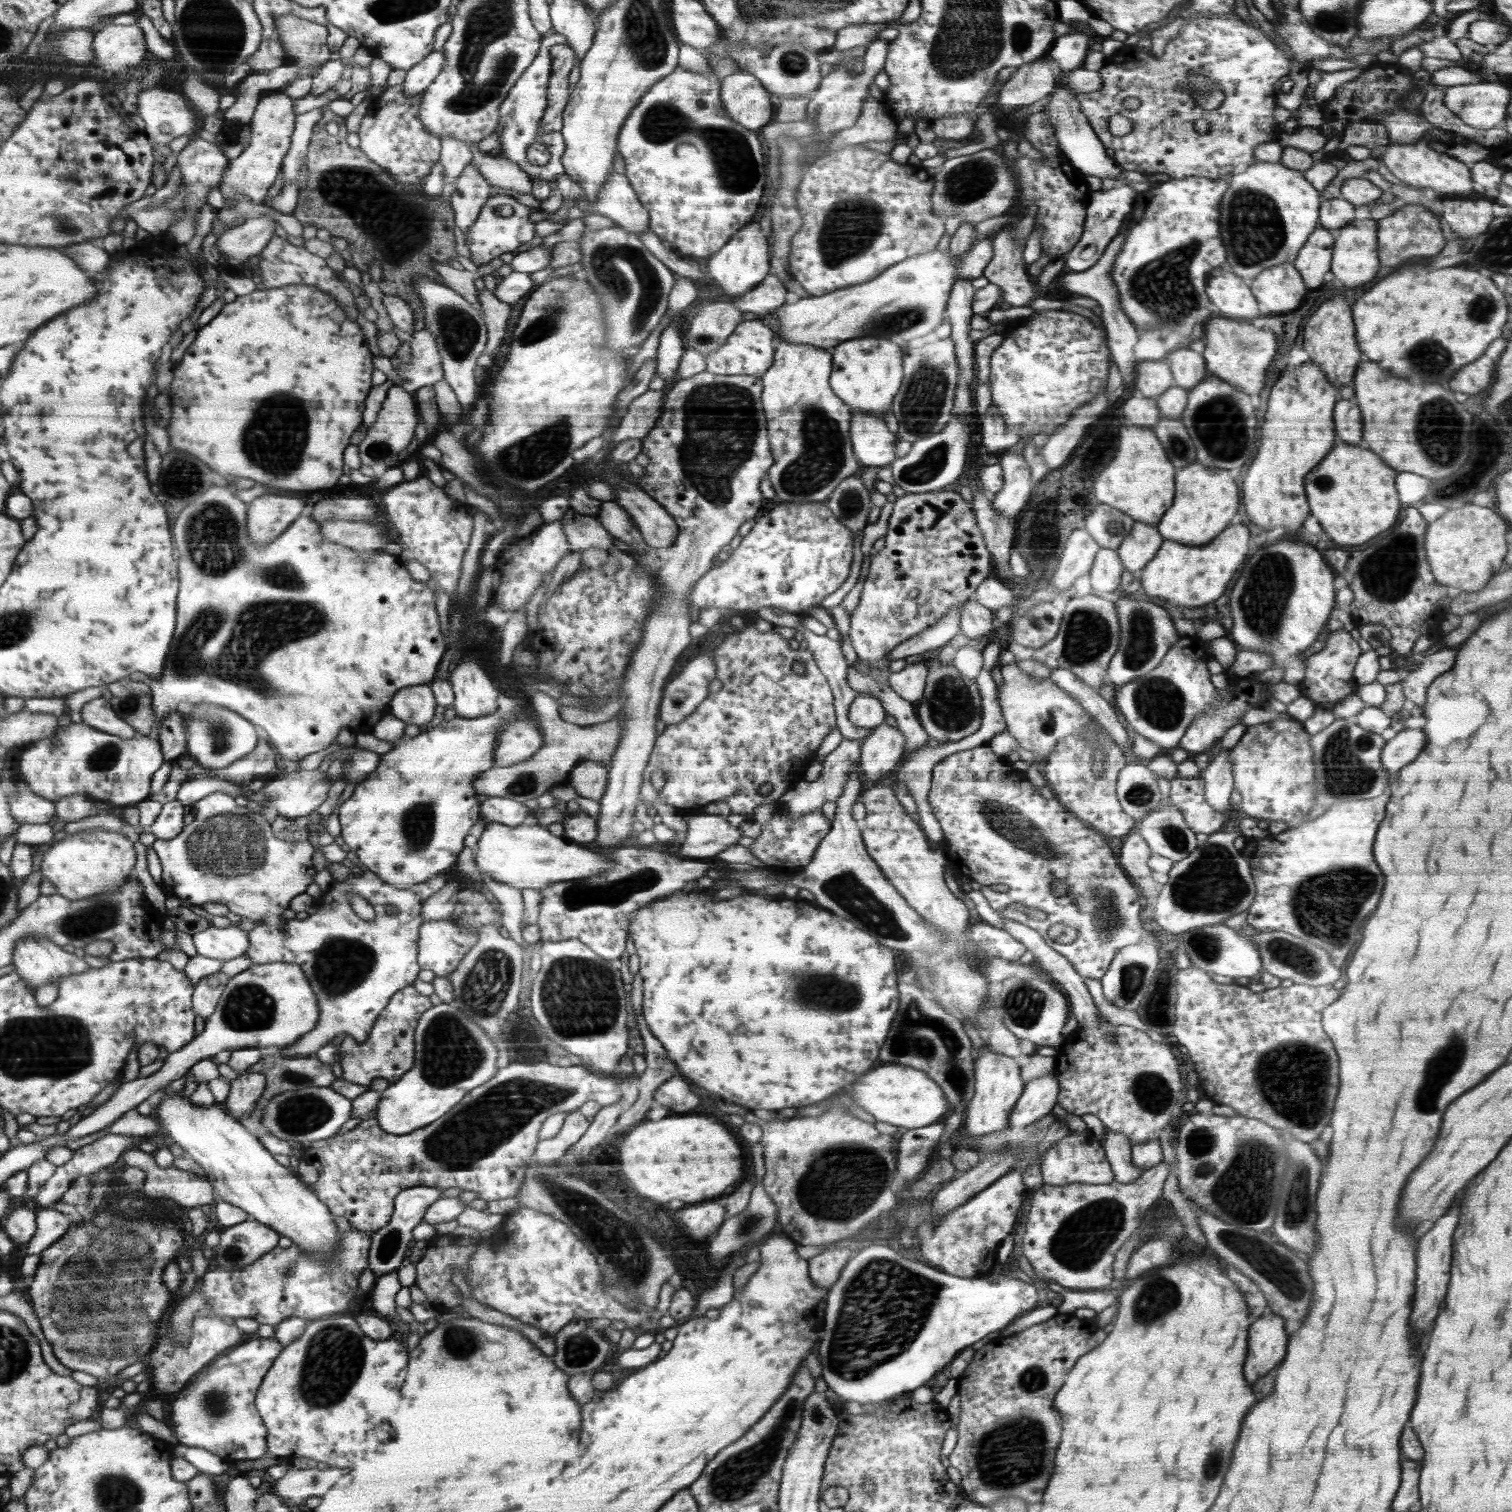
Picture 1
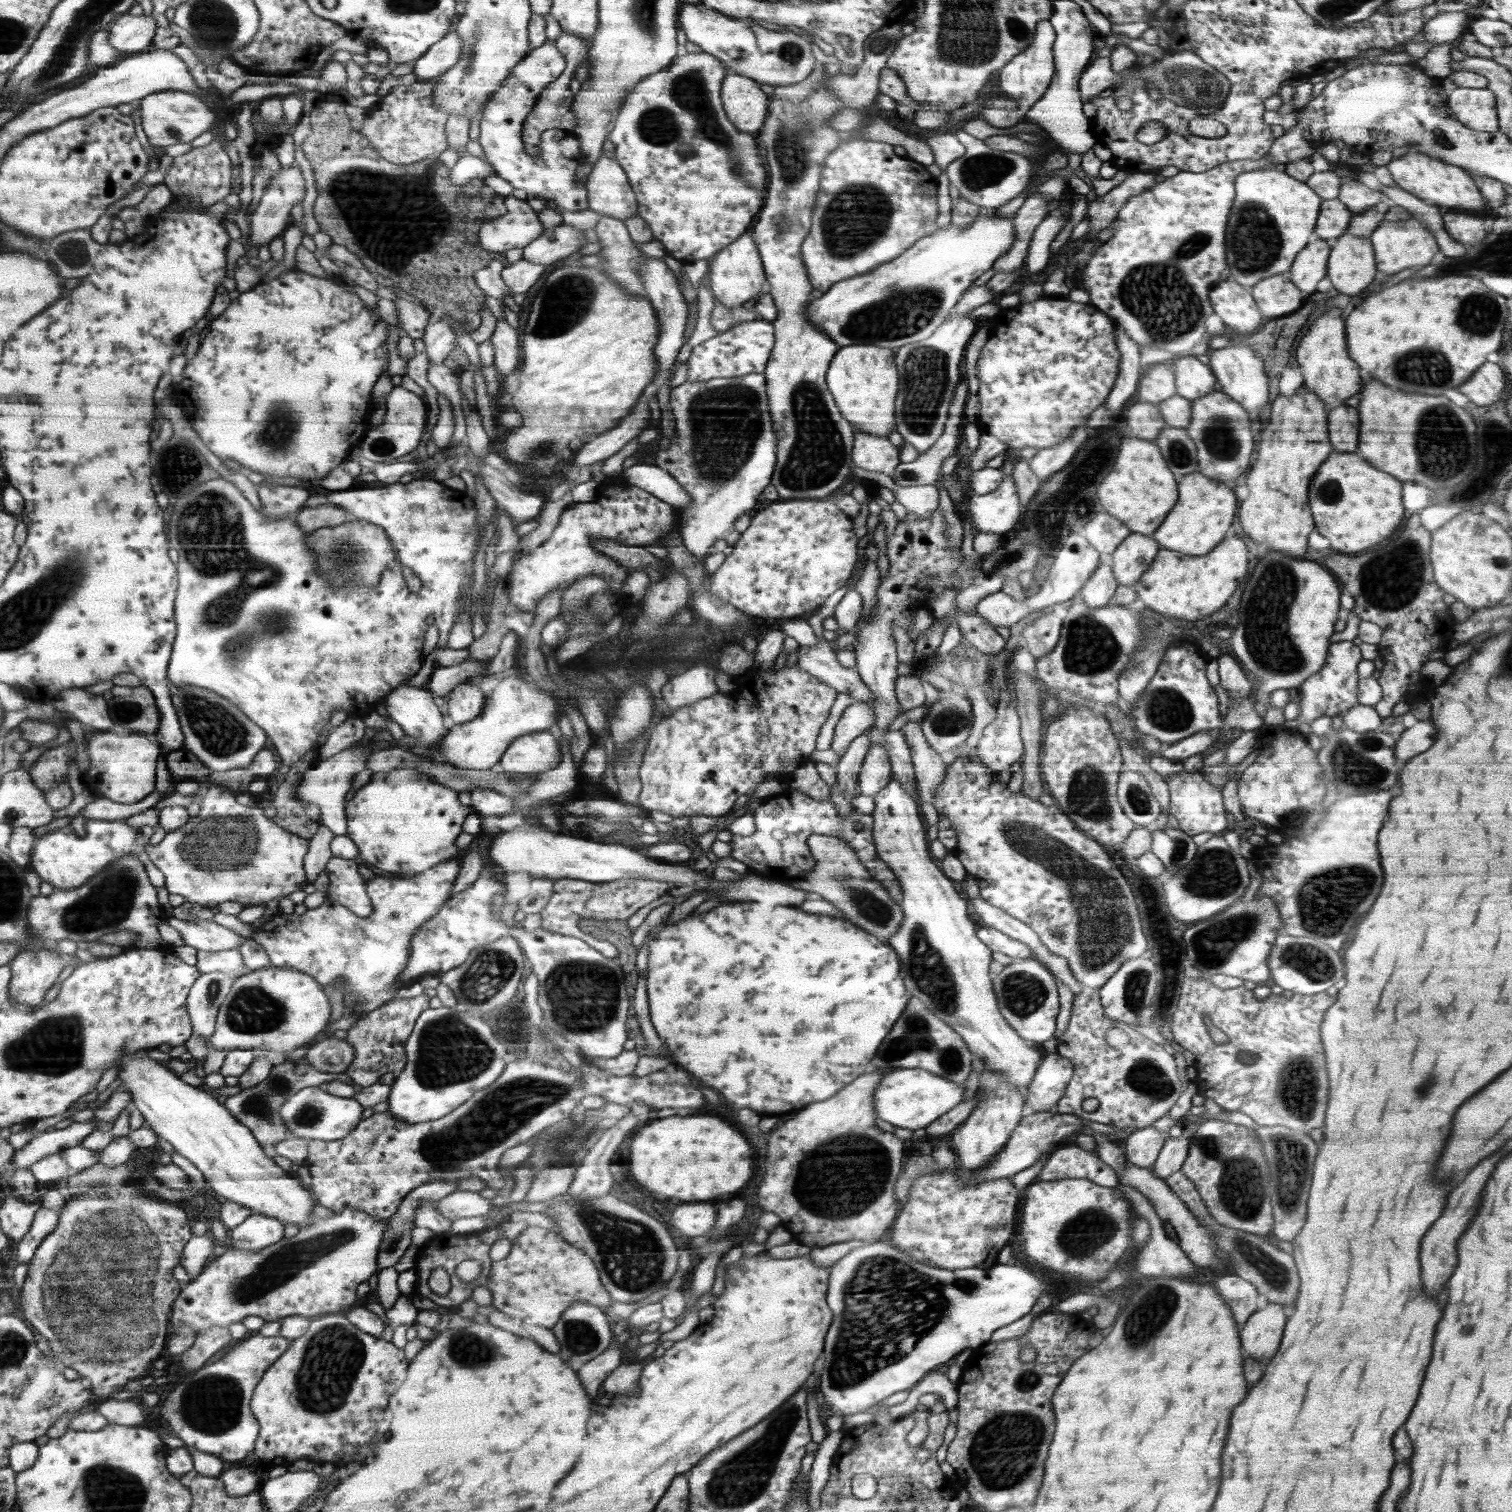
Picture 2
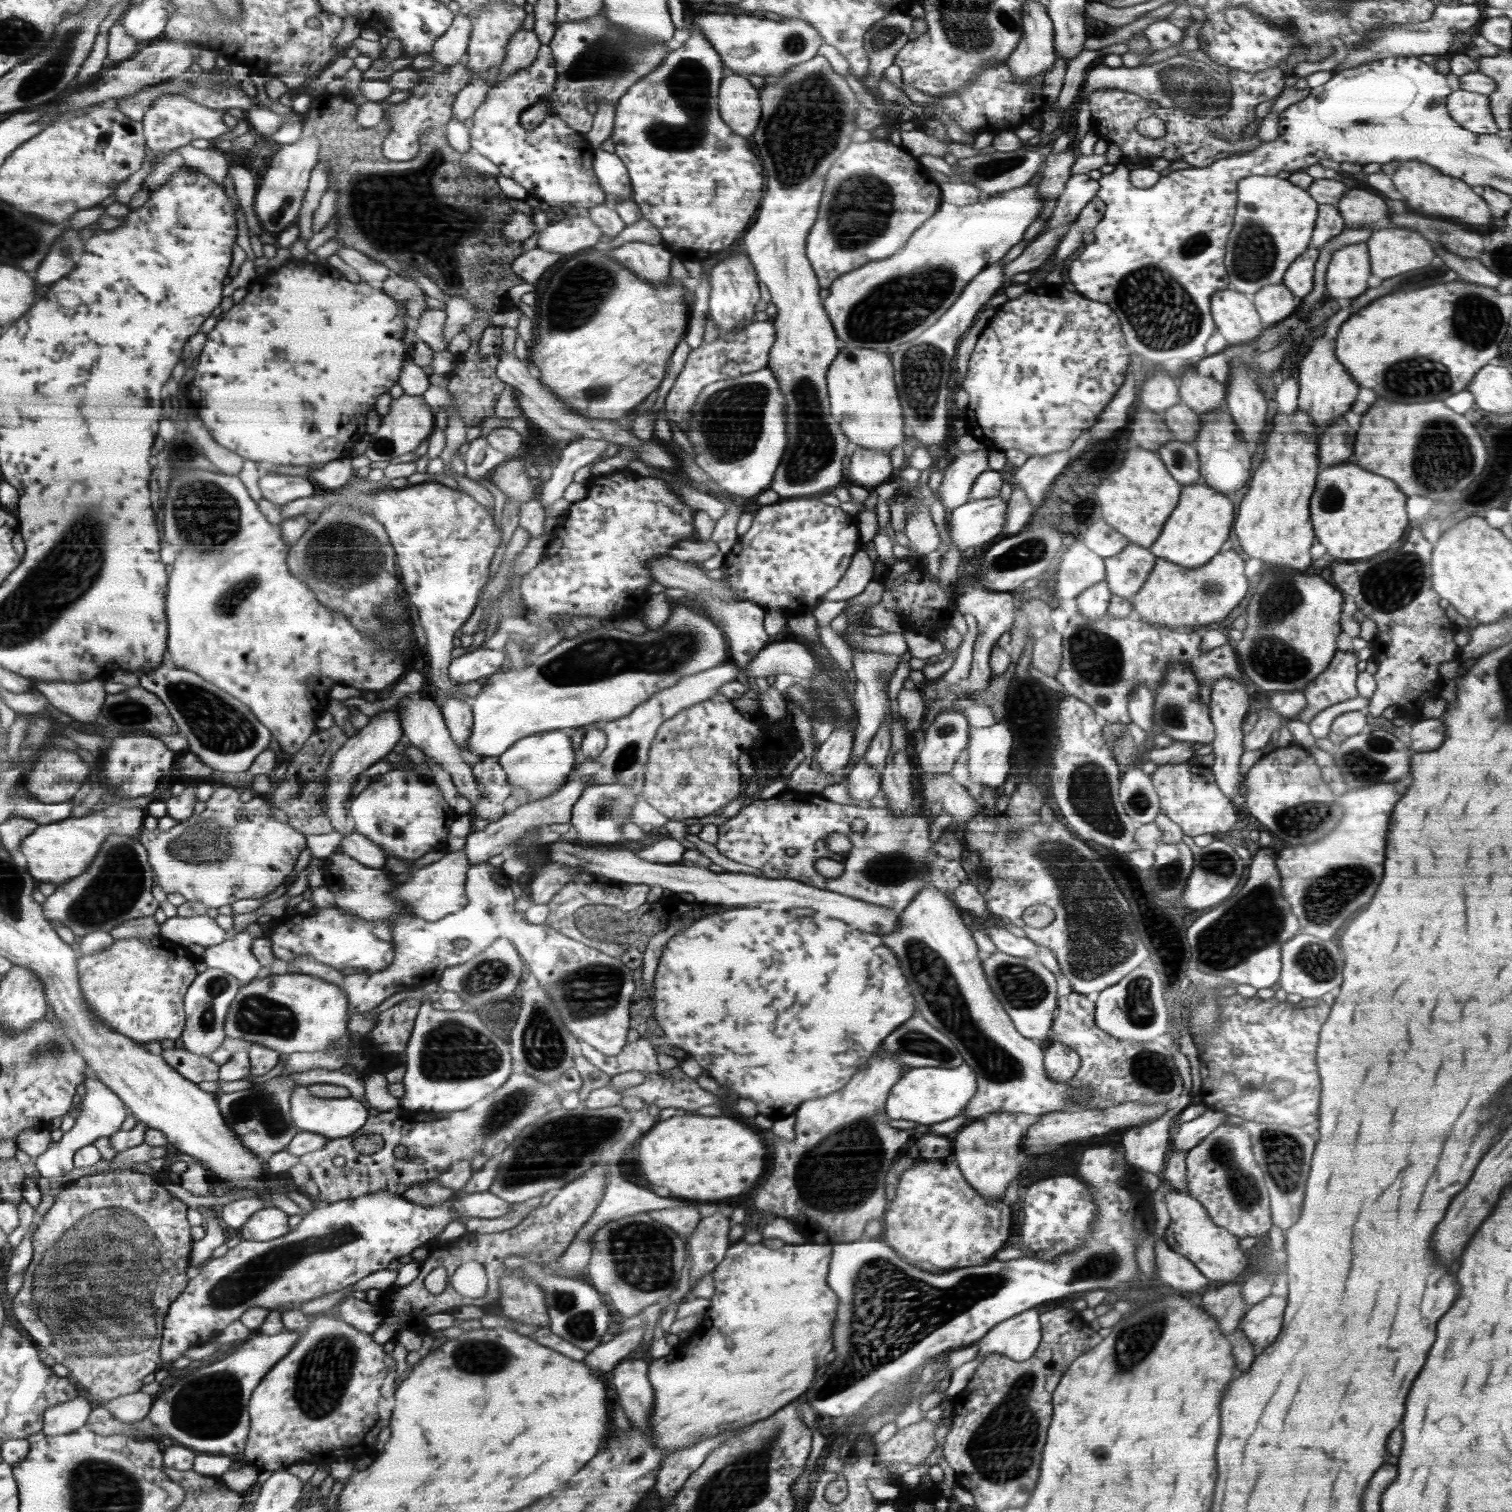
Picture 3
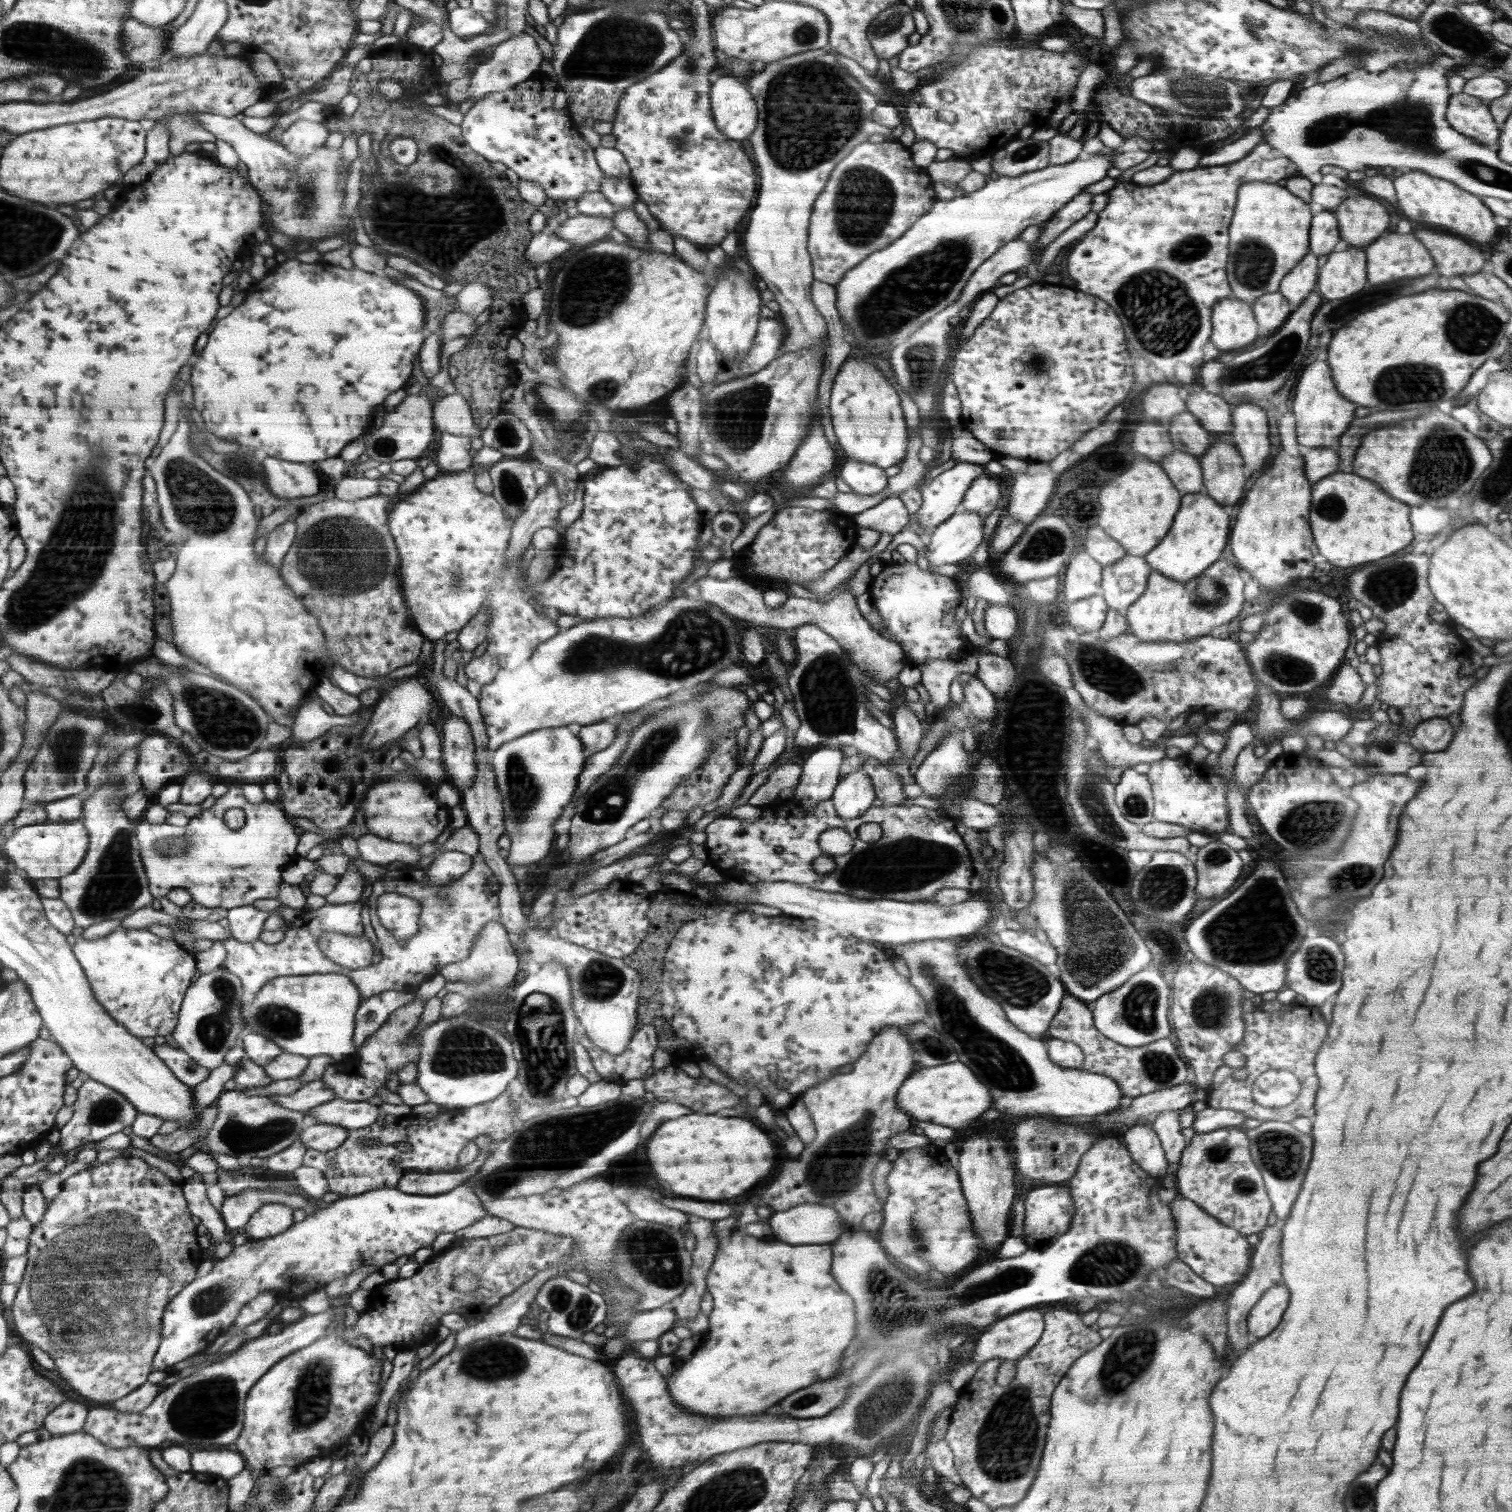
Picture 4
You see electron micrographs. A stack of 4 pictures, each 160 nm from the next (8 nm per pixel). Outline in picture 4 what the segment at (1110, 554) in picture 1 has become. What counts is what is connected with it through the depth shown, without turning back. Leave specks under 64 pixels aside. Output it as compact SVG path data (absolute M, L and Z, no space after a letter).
M1102 594L1081 598L1064 605L1069 626L1086 632L1097 631L1104 624L1108 605Z

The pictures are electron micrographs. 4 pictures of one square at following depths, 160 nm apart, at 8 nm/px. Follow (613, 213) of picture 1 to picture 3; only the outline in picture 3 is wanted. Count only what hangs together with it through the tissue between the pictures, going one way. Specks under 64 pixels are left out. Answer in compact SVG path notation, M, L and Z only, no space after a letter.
M600 147L595 149L593 171L609 202L633 197L631 178L626 165L617 154L604 151Z

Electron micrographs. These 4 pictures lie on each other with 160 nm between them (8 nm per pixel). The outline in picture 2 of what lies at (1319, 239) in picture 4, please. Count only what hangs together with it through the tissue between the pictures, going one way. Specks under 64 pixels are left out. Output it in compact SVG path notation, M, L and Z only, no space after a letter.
M1323 200L1313 232L1313 238L1328 240L1342 236L1349 227L1351 210L1340 200Z

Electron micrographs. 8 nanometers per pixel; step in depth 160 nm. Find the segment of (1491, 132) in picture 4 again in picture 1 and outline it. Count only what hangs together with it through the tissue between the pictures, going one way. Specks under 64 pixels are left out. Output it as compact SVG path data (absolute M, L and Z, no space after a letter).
M1492 78L1478 84L1445 87L1444 106L1462 123L1474 128L1489 129L1502 125L1511 101L1510 84Z

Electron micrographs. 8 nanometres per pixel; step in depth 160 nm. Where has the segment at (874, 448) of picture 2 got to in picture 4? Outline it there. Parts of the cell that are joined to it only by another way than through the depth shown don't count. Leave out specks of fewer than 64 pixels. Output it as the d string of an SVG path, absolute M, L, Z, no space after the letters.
M848 460L842 466L840 478L850 486L852 493L872 495L877 498L880 497L880 490L889 486L888 476L884 474L882 468L864 464L864 462L856 462L856 460Z

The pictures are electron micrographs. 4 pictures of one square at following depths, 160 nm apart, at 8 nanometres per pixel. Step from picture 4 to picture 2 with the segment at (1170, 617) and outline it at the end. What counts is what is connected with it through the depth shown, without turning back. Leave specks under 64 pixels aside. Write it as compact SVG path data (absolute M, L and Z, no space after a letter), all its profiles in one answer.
M1225 538L1202 556L1159 549L1150 568L1132 587L1146 608L1175 618L1196 621L1220 610L1248 574L1248 552L1242 538Z

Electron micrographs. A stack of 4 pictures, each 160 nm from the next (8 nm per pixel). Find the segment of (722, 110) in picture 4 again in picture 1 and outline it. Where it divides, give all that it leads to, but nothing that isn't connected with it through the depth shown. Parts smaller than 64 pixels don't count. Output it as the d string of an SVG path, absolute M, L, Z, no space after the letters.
M736 72L721 80L721 99L736 122L758 130L772 120L772 104L766 87L750 72Z

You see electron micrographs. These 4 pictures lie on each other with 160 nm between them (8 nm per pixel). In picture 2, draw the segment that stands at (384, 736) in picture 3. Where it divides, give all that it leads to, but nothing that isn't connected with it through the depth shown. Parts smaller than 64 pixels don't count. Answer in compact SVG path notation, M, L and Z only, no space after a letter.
M365 737L351 747L342 750L342 752L311 766L304 773L301 784L297 786L295 797L301 802L317 804L321 810L322 824L330 829L335 836L345 835L348 830L348 816L346 816L345 811L347 801L344 797L351 788L352 778L366 768L369 756L372 753L364 748L372 742L375 741Z

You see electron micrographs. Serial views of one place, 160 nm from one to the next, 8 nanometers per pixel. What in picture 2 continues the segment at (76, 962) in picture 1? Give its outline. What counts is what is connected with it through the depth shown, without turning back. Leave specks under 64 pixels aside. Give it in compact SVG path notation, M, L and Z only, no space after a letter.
M21 952L8 964L11 970L12 1004L40 1008L46 990L56 982L60 972L75 962L74 954L56 952Z

